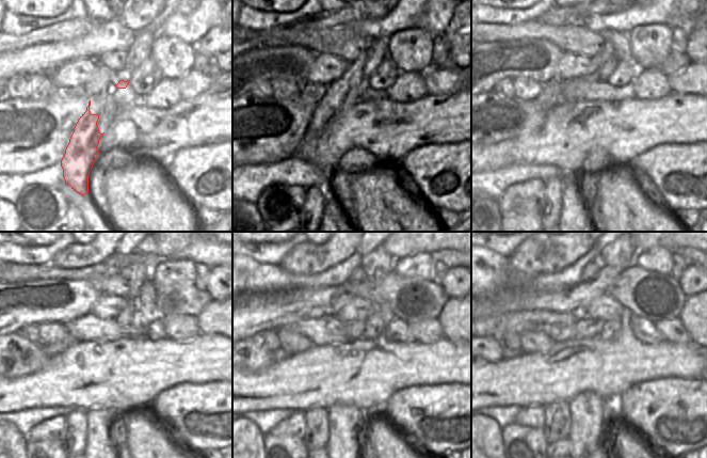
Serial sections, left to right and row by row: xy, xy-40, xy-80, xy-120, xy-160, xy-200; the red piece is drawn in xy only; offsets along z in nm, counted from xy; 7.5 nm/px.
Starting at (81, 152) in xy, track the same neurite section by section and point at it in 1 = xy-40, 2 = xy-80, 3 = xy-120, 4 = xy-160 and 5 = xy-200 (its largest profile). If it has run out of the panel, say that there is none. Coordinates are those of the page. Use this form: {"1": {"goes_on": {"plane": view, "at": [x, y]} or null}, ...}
{"1": {"goes_on": {"plane": "xy-40", "at": [327, 108]}}, "2": {"goes_on": {"plane": "xy-80", "at": [598, 60]}}, "3": {"goes_on": {"plane": "xy-120", "at": [131, 267]}}, "4": {"goes_on": {"plane": "xy-160", "at": [375, 264]}}, "5": {"goes_on": {"plane": "xy-200", "at": [620, 253]}}}

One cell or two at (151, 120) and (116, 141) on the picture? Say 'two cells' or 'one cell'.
one cell

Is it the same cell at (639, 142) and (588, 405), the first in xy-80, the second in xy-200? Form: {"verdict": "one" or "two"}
{"verdict": "two"}

